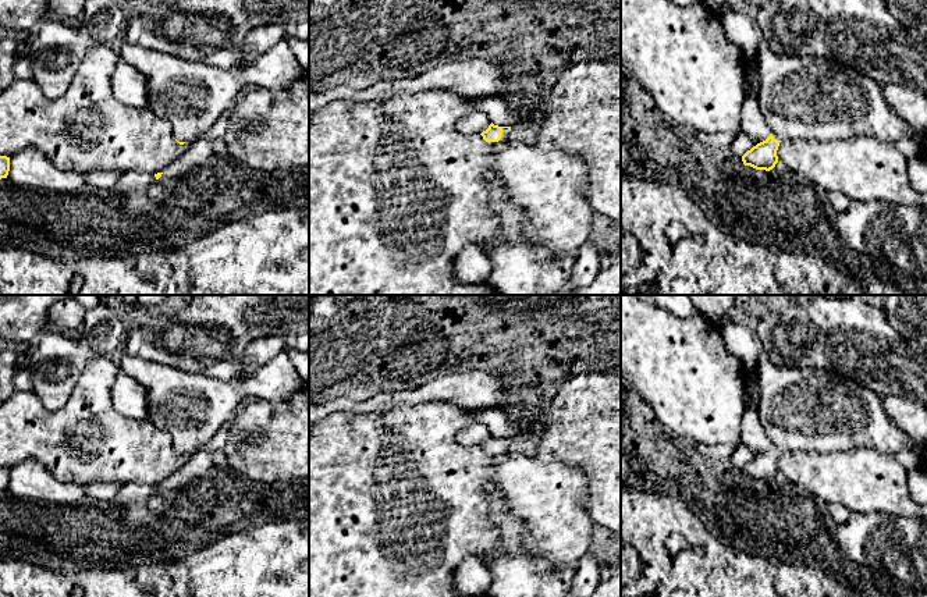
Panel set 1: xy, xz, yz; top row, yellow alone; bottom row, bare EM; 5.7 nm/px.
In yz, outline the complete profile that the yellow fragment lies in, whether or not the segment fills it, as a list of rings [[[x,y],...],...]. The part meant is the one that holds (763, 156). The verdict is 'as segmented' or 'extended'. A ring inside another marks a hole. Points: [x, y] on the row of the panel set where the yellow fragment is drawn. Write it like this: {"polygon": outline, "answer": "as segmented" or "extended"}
{"polygon": [[[766,43],[760,46],[756,63],[760,81],[756,99],[771,135],[742,156],[745,166],[772,170],[778,163],[779,142],[786,138],[828,142],[870,136],[894,143],[903,136],[910,136],[921,148],[924,135],[916,132],[887,106],[881,85],[870,77],[824,57],[777,56]]], "answer": "extended"}

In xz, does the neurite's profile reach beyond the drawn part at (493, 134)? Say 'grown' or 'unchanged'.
grown

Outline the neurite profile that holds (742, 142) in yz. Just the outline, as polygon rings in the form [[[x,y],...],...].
[[[740,131],[735,135],[735,139],[729,149],[735,156],[742,157],[747,150],[750,150],[756,145],[757,143],[752,136]]]

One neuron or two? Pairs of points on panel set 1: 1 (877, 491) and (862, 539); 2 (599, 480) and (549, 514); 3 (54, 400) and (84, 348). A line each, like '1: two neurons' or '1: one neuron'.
1: two neurons
2: two neurons
3: one neuron

